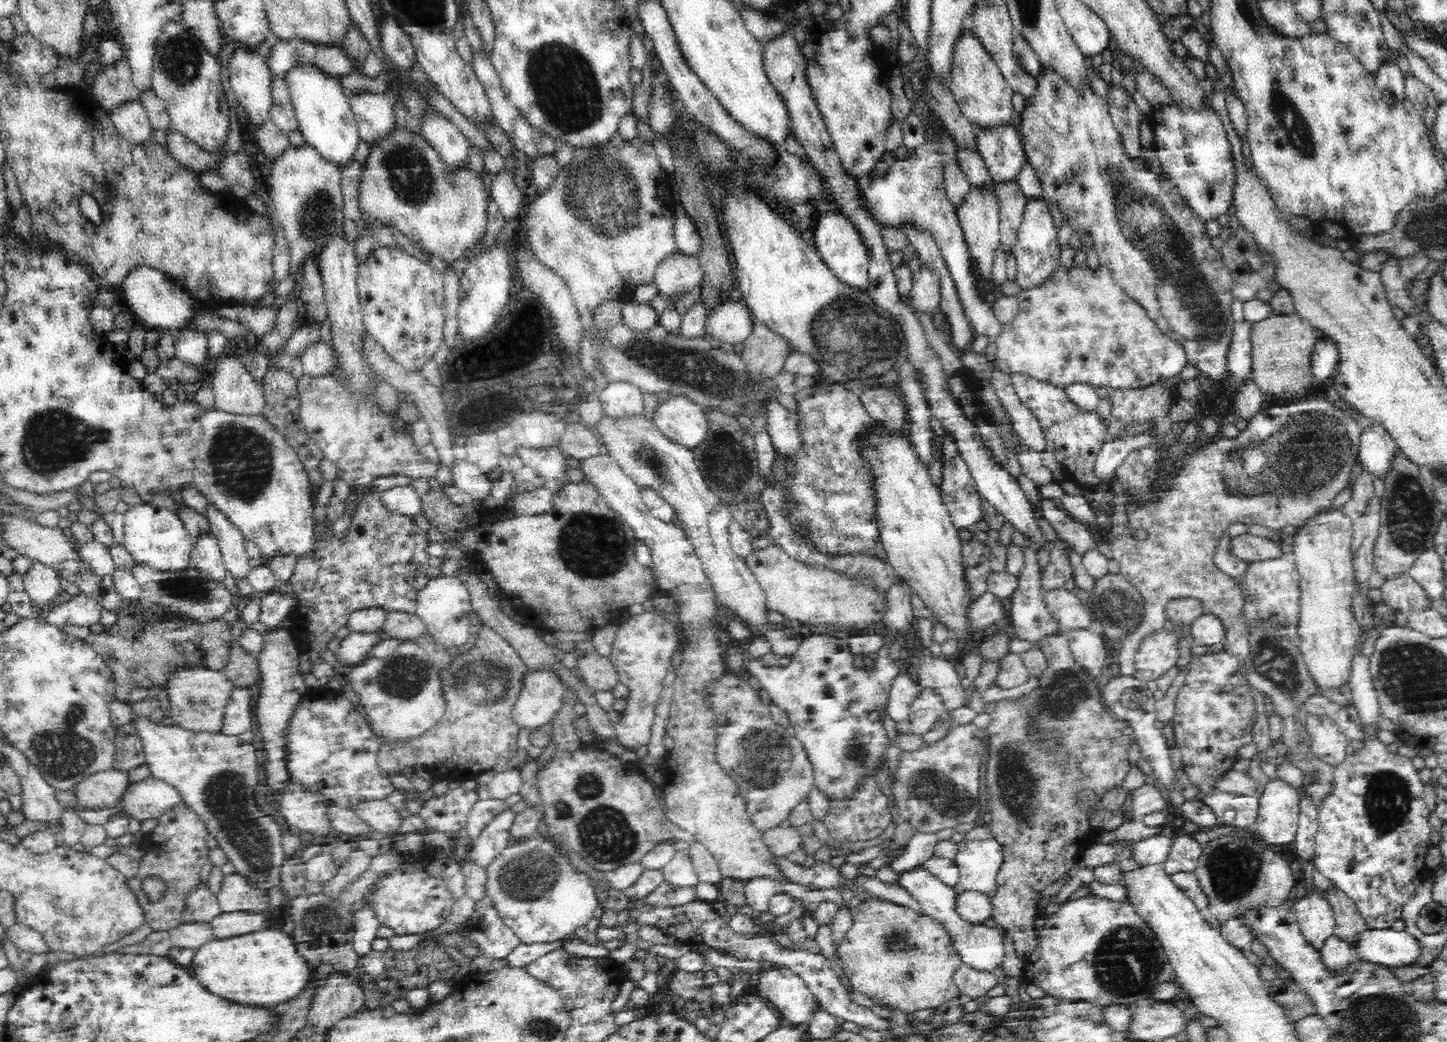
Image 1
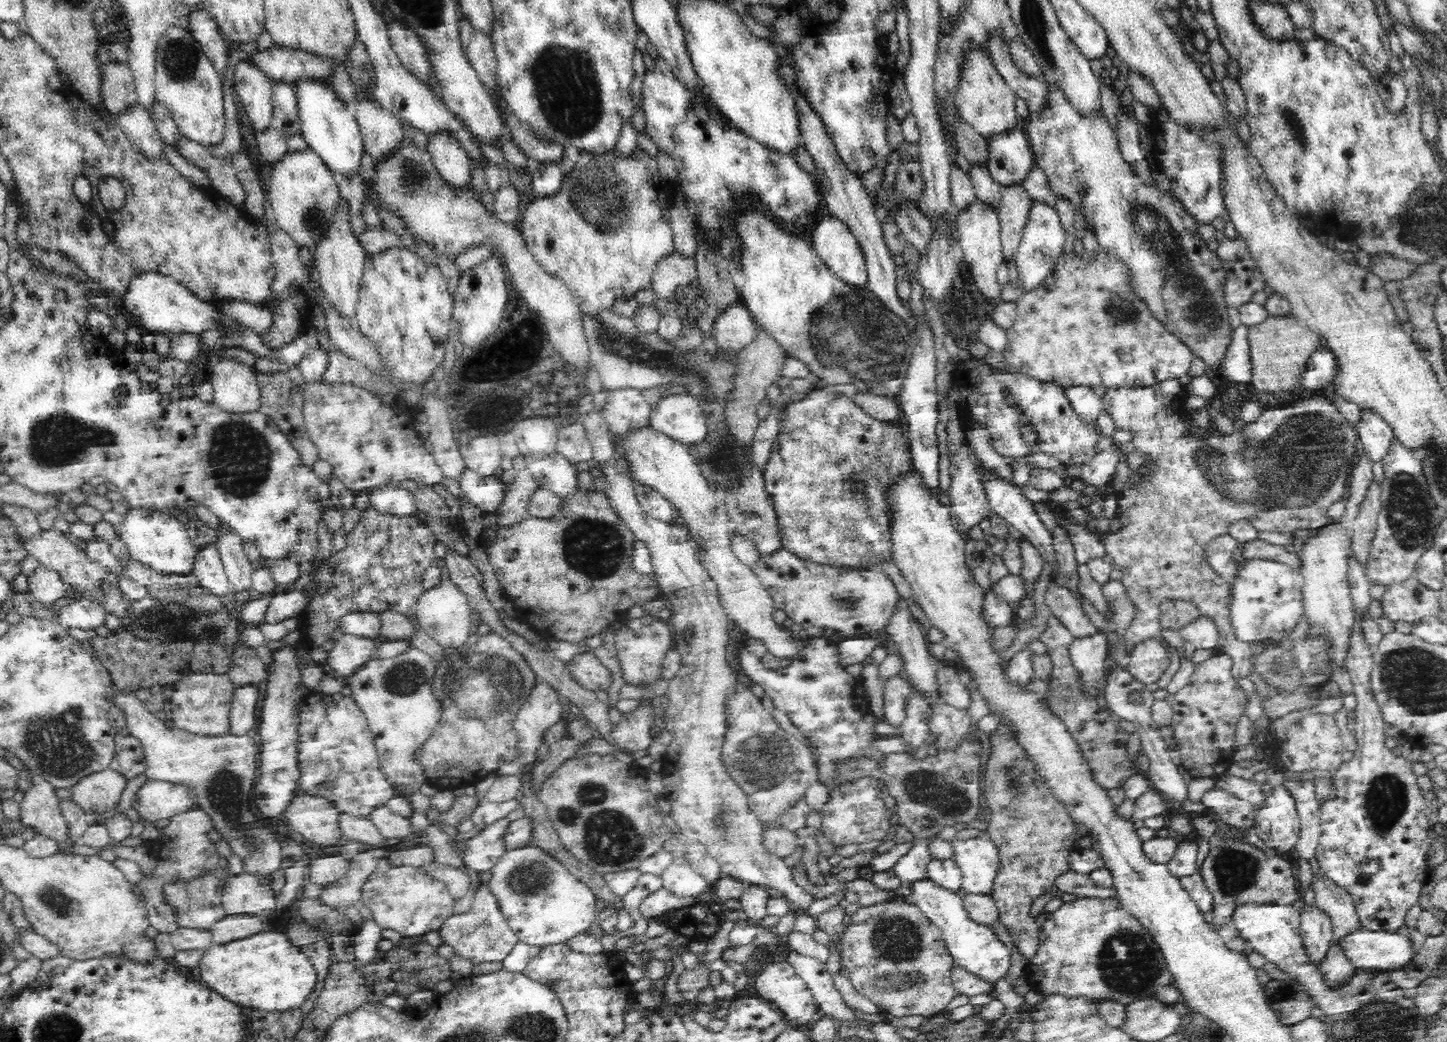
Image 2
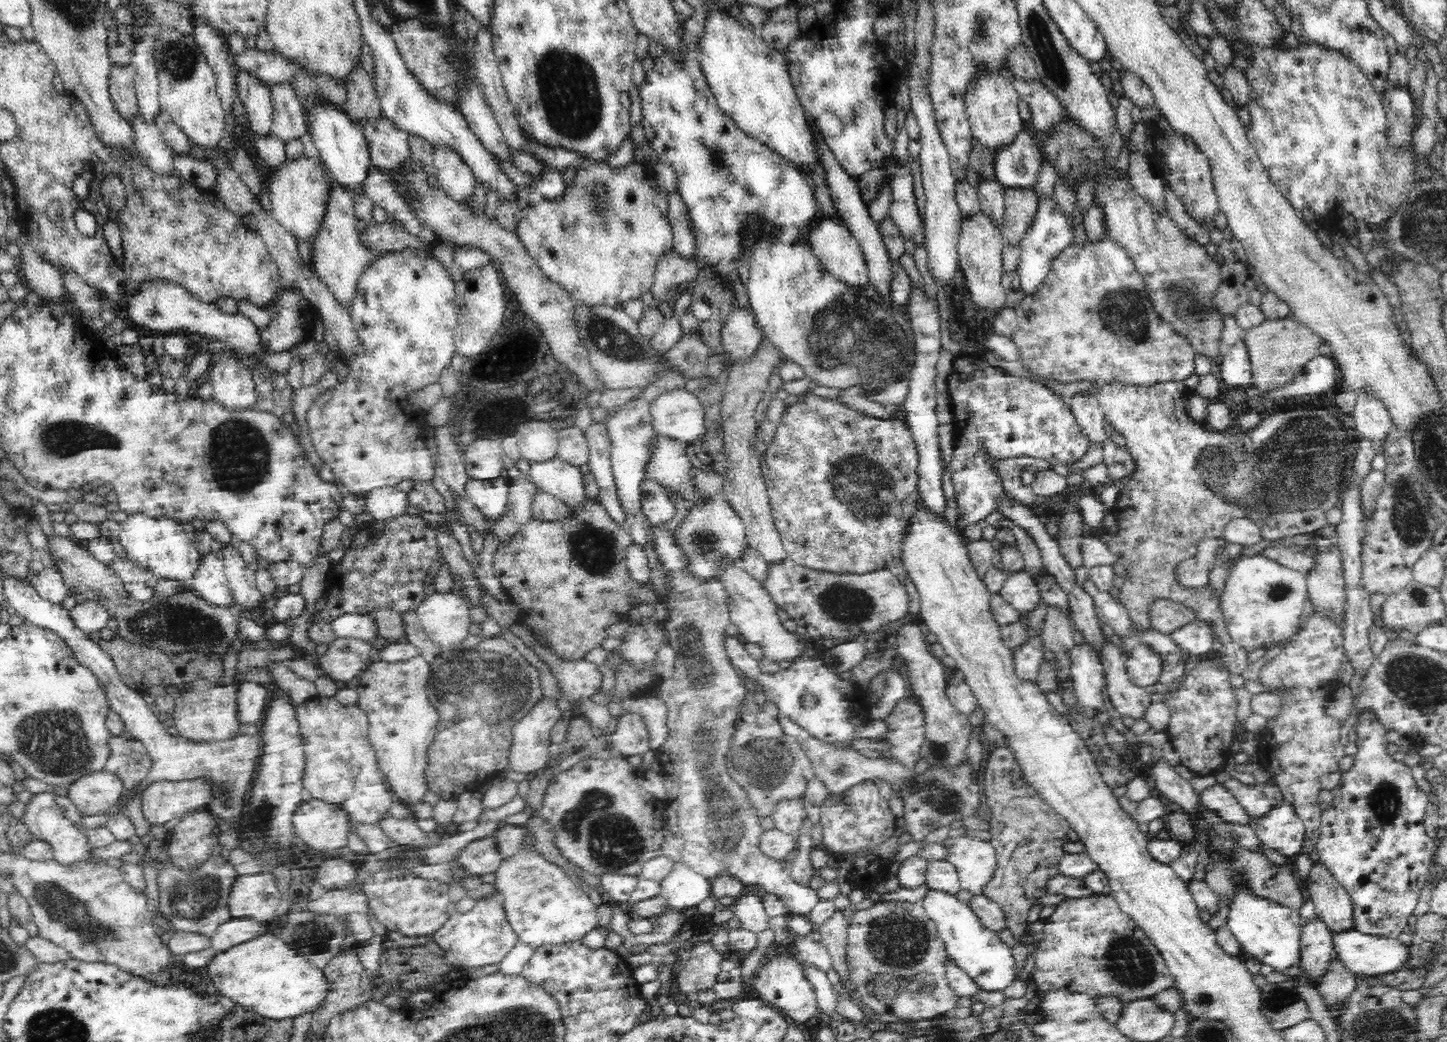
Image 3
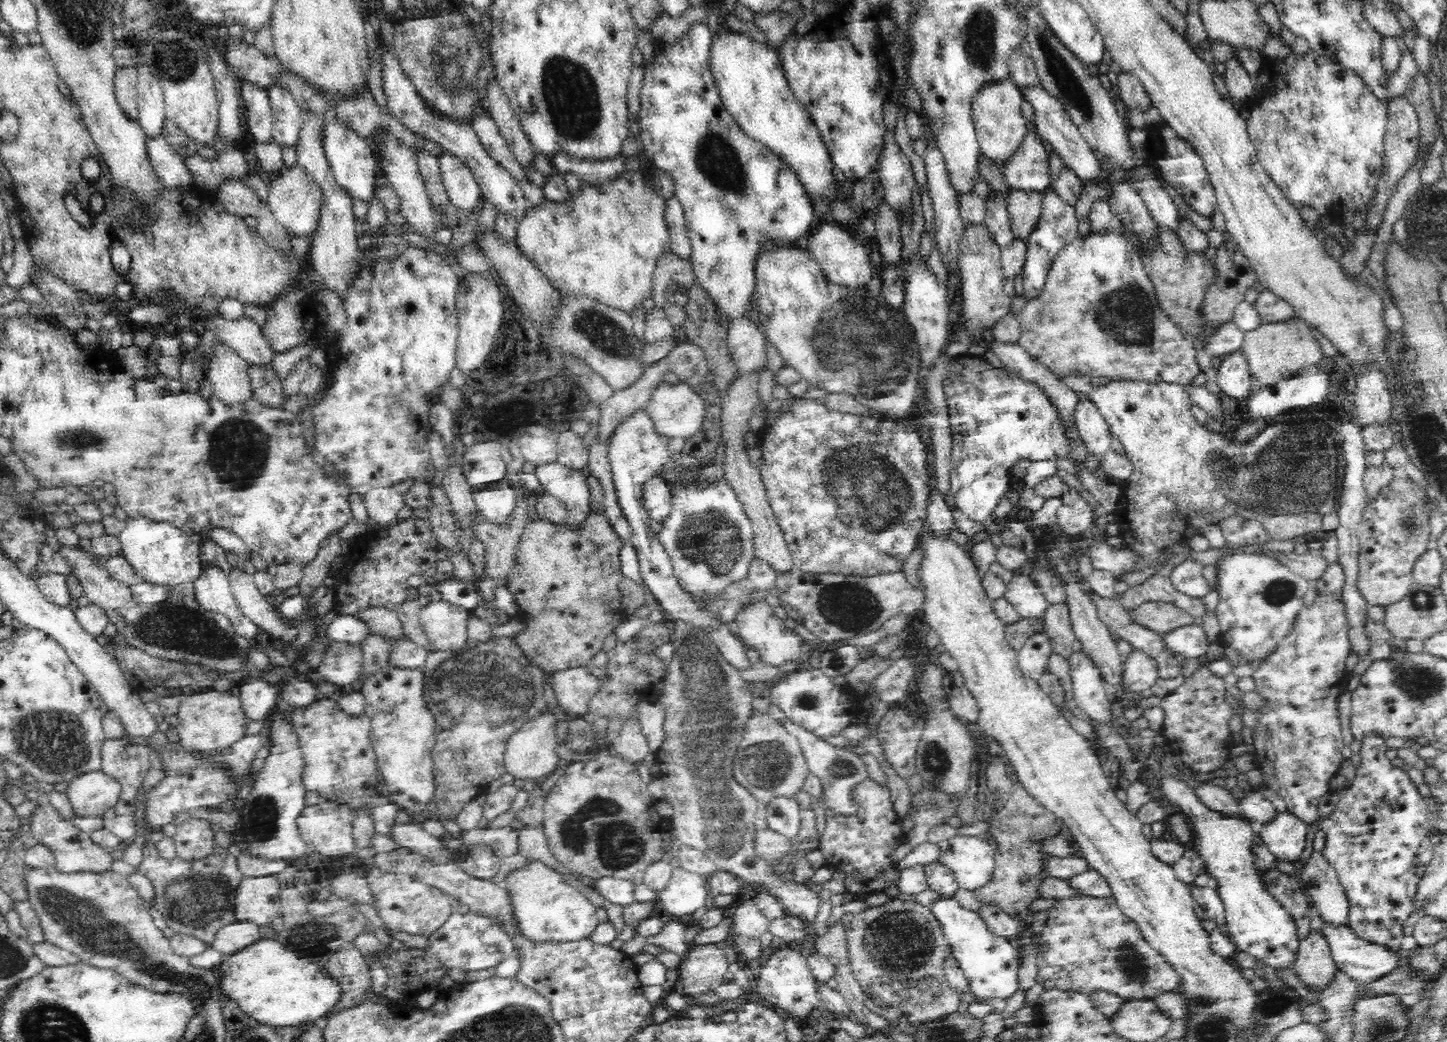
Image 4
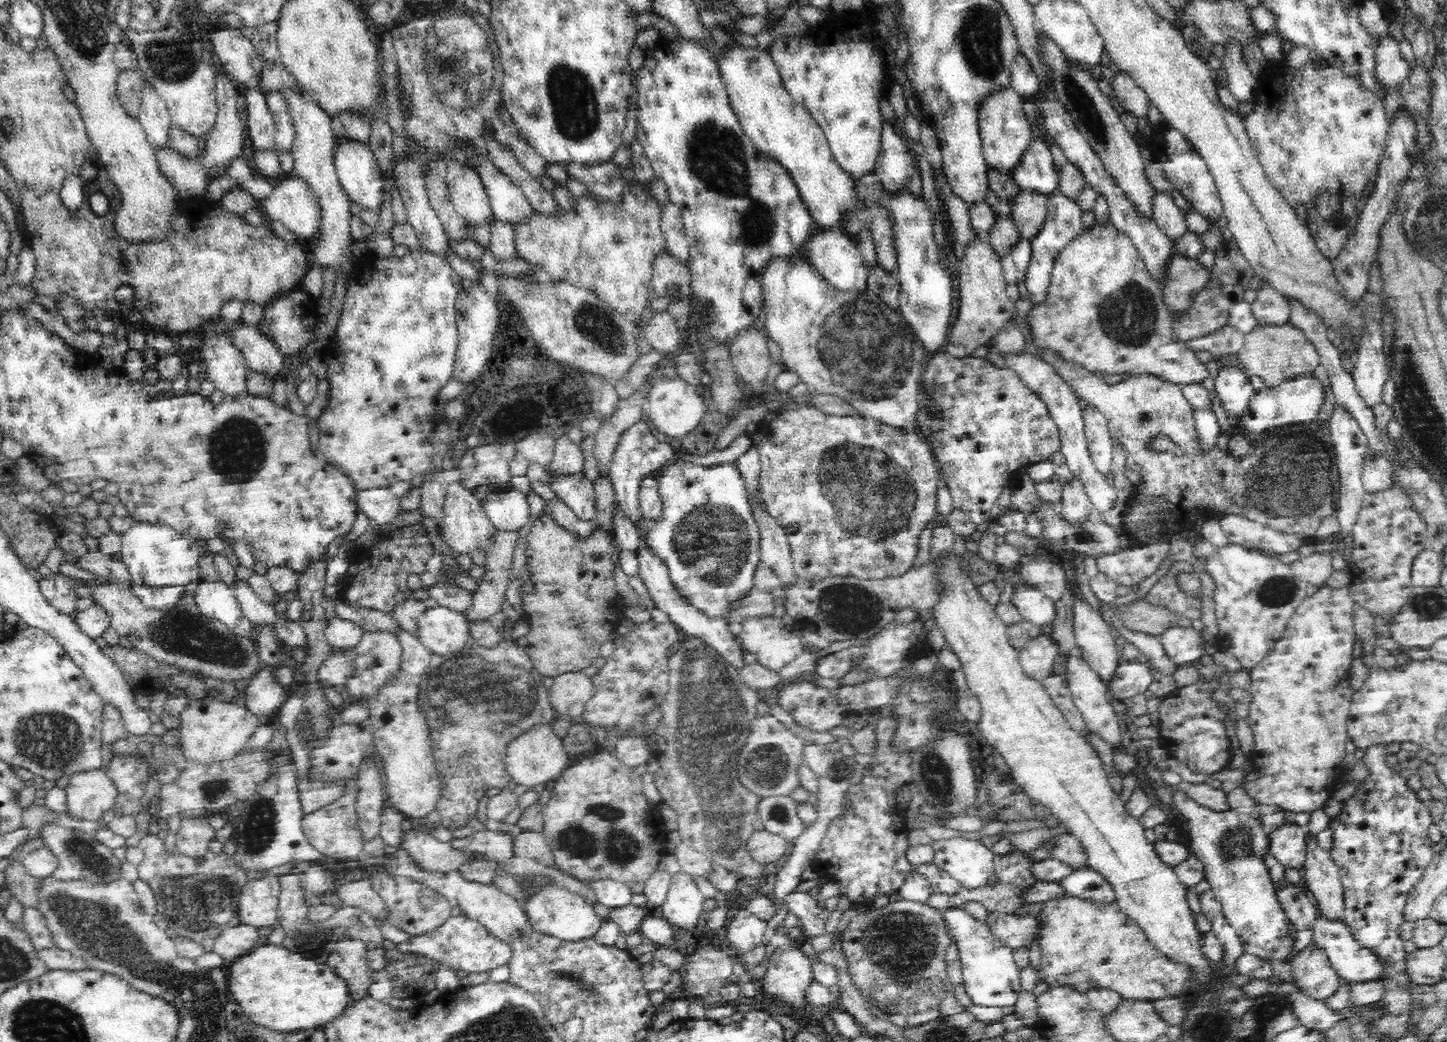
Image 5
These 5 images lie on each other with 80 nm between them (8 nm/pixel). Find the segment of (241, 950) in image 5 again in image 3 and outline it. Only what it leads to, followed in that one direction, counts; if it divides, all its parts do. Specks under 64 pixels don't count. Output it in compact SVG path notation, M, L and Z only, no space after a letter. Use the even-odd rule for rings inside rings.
M232 918L230 922L222 924L211 938L211 947L216 952L228 952L230 948L246 944L260 936L261 923L244 918Z

